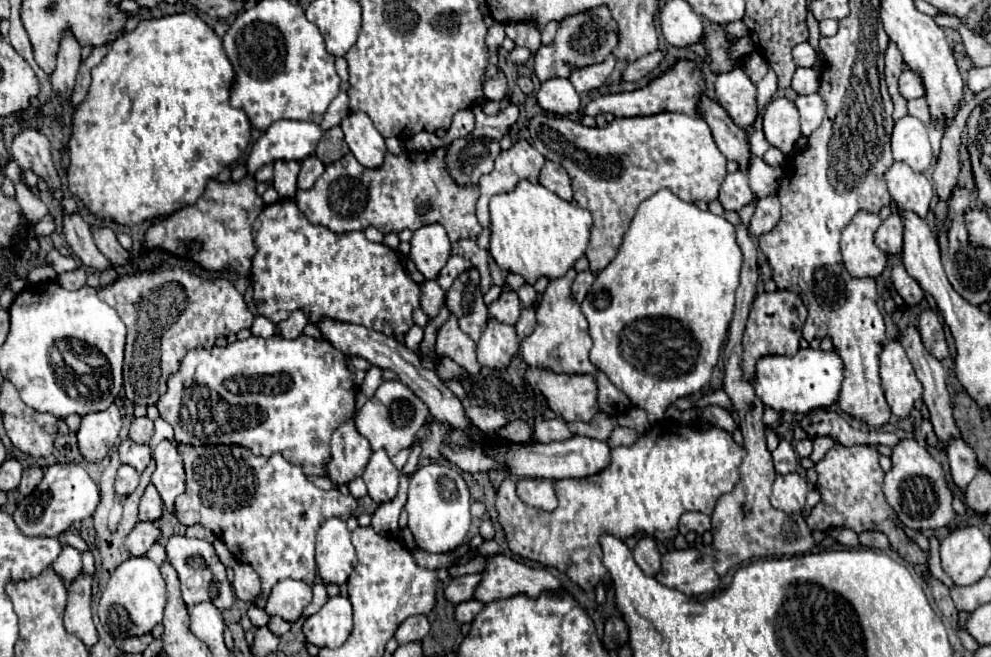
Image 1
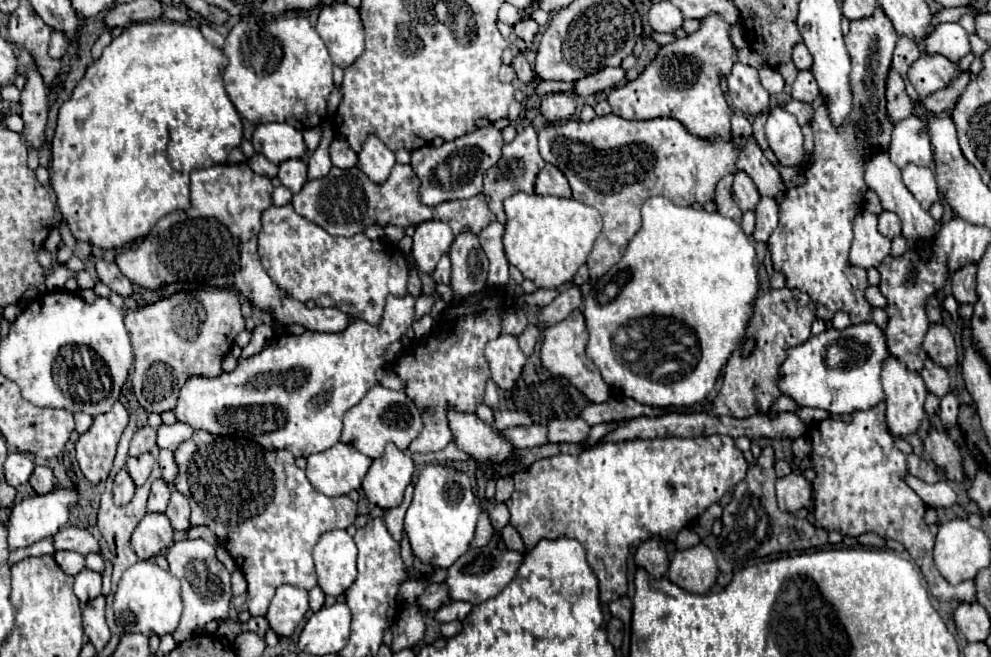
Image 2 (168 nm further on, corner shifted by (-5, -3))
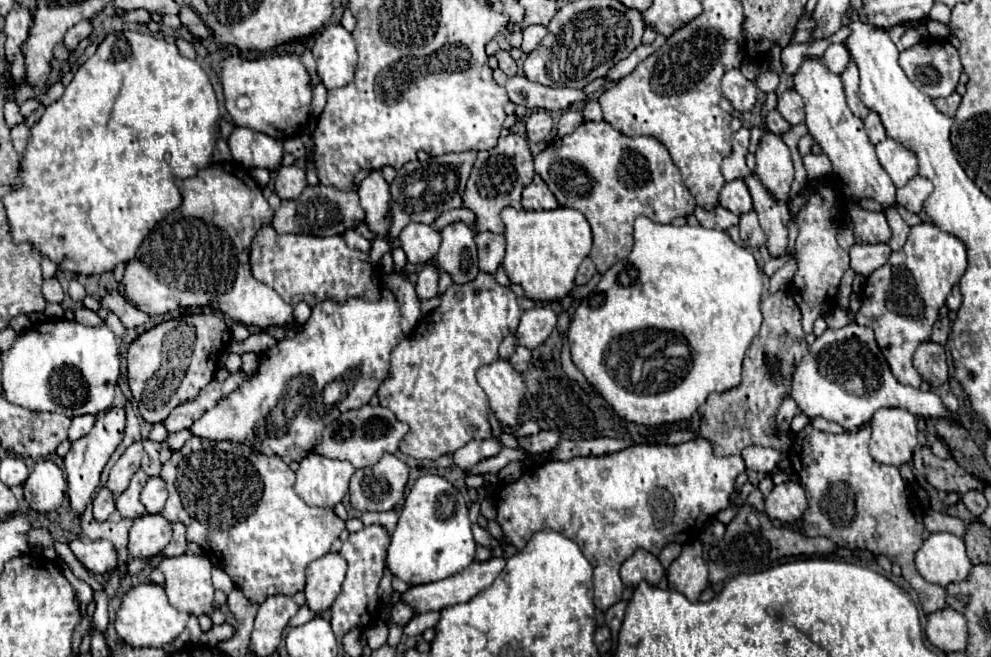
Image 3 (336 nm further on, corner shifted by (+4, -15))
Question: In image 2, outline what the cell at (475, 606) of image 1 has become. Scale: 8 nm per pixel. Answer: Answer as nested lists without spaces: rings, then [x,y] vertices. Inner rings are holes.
[[[448,602],[442,608],[434,612],[434,618],[438,622],[452,622],[452,620],[464,620],[468,612],[472,610],[472,604],[468,602]]]

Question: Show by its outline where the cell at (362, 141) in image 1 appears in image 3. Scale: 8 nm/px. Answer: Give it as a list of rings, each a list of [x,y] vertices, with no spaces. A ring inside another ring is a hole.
[[[371,170],[369,176],[359,184],[357,194],[361,198],[361,208],[367,212],[367,226],[377,236],[387,236],[387,230],[391,226],[389,184],[385,182],[381,170]]]

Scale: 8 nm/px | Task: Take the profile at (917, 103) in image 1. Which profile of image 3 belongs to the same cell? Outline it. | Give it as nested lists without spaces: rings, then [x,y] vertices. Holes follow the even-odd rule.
[[[953,92],[953,94],[947,96],[947,98],[935,98],[935,100],[933,100],[935,108],[939,108],[939,112],[943,112],[943,114],[947,114],[947,116],[951,116],[951,118],[955,116],[955,110],[957,110],[959,102],[961,102],[961,96],[959,96],[957,92]]]

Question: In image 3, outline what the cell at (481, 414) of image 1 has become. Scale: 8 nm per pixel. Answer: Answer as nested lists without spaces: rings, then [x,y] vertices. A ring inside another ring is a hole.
[[[523,422],[523,424],[519,424],[511,434],[513,434],[515,438],[527,438],[527,436],[537,434],[537,432],[539,432],[539,426],[537,426],[535,422]]]

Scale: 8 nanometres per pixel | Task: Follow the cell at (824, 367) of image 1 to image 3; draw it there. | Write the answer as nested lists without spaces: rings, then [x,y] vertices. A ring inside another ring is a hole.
[[[855,322],[847,324],[845,328],[839,330],[825,330],[819,338],[815,338],[815,342],[809,346],[807,354],[803,356],[801,364],[795,368],[793,372],[793,384],[791,384],[791,394],[789,394],[795,404],[799,406],[799,410],[809,416],[821,416],[829,422],[837,422],[841,424],[845,430],[857,430],[861,428],[865,422],[871,420],[871,416],[875,414],[875,410],[879,408],[903,408],[913,412],[915,416],[923,416],[923,418],[951,418],[951,412],[947,412],[941,404],[941,398],[935,392],[921,392],[915,390],[911,386],[901,386],[889,366],[885,366],[885,358],[873,338],[873,330],[871,328],[863,328]]]

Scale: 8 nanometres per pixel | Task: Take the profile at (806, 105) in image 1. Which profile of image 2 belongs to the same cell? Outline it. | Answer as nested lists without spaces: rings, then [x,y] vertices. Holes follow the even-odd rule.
[[[790,100],[784,108],[786,108],[790,114],[794,114],[794,116],[796,116],[796,120],[798,120],[798,124],[800,124],[800,126],[804,126],[804,124],[810,124],[810,122],[812,122],[814,110],[812,110],[812,106],[810,106],[810,104],[804,104],[804,102],[800,102],[800,100]]]

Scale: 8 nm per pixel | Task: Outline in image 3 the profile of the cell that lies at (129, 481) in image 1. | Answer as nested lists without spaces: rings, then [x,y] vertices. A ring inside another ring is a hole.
[[[101,488],[93,500],[93,516],[97,522],[105,522],[111,512],[115,512],[115,498],[109,488]]]

